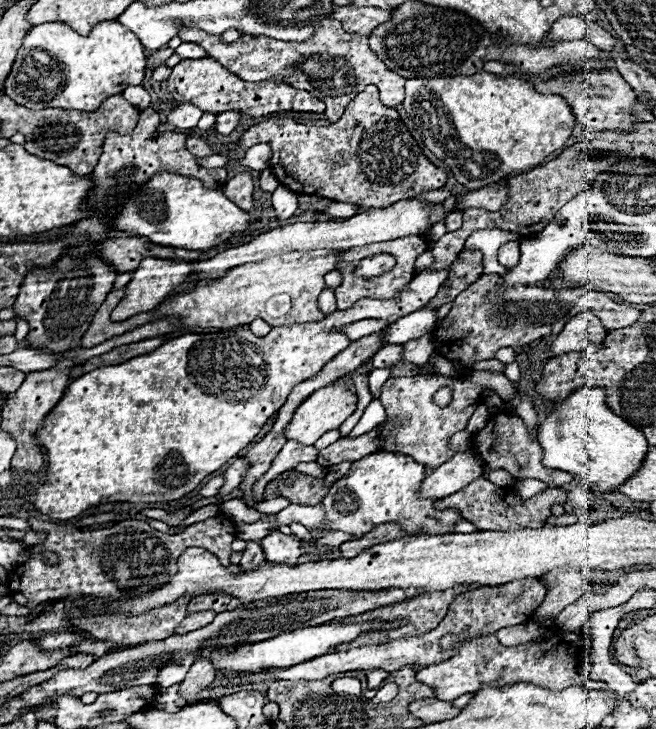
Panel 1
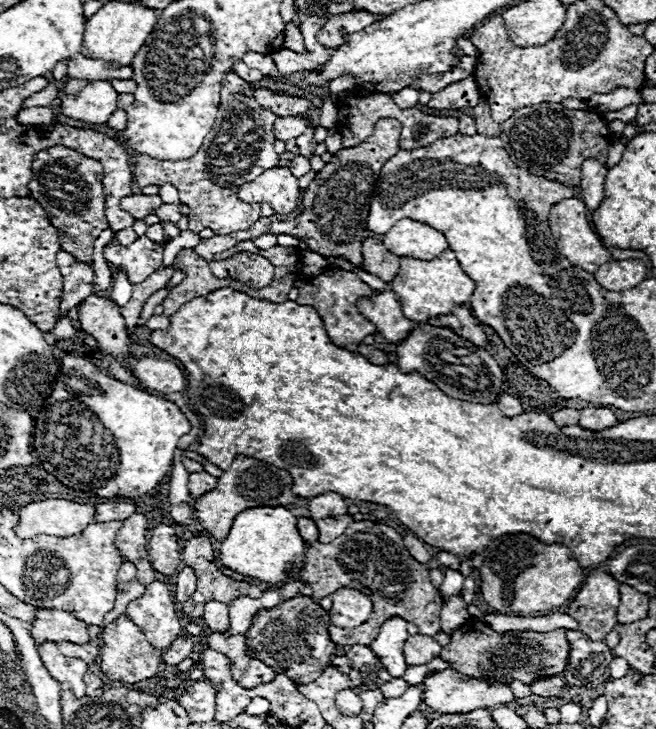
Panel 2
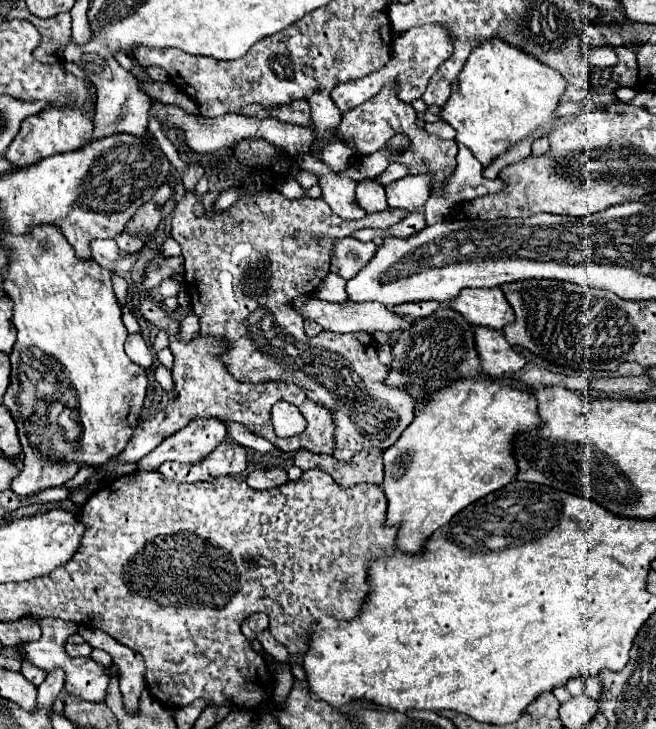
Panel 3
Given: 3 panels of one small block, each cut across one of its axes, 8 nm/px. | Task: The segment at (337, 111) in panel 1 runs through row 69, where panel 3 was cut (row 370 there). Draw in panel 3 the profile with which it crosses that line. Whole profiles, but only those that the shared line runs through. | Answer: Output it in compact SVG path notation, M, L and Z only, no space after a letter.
M266 190L254 196L244 196L232 208L210 214L210 204L218 192L208 192L204 196L206 216L196 218L192 208L196 202L196 192L190 192L176 204L172 214L172 238L182 246L184 256L184 282L190 294L192 312L200 322L200 336L224 338L228 344L220 356L226 370L238 382L262 384L262 382L290 382L306 392L314 402L324 404L332 410L336 418L336 448L334 458L350 460L356 452L366 448L392 446L400 434L414 420L412 398L398 388L384 384L388 366L380 364L376 344L368 342L364 334L334 334L320 332L316 338L308 338L302 328L302 316L294 312L292 300L302 294L312 294L322 278L330 272L330 256L334 250L334 240L350 236L360 228L390 228L398 220L406 218L408 212L400 208L386 208L376 214L366 214L362 220L342 220L330 210L326 200L300 198L288 200L278 190Z

